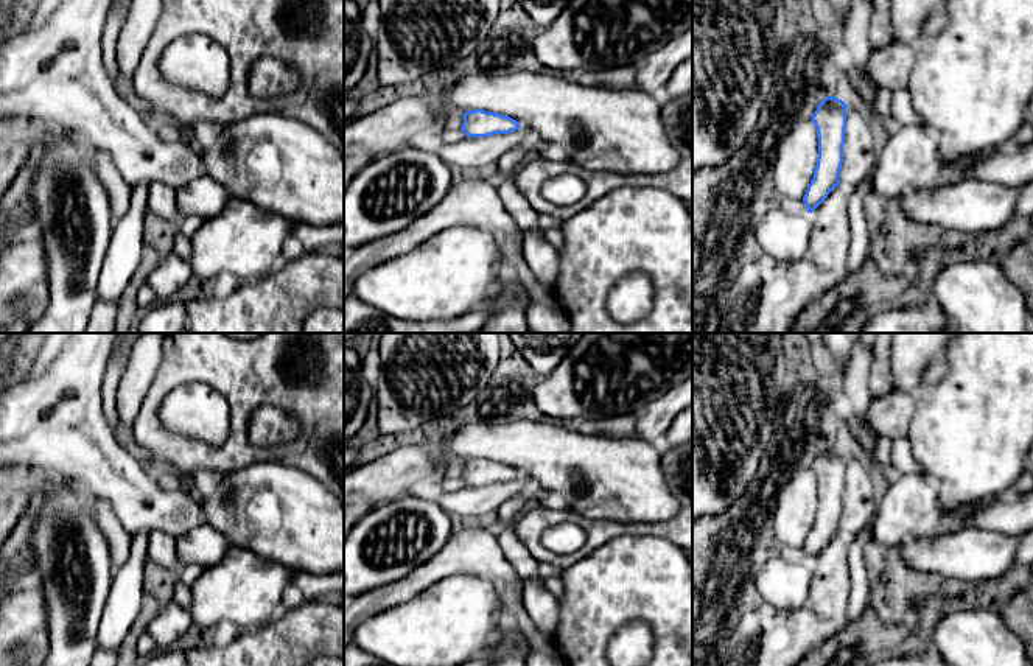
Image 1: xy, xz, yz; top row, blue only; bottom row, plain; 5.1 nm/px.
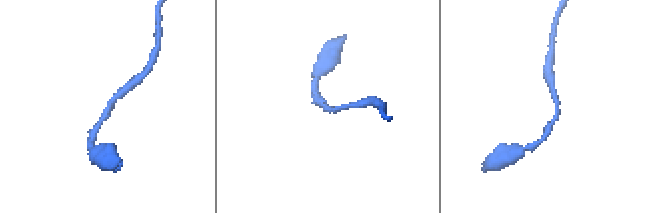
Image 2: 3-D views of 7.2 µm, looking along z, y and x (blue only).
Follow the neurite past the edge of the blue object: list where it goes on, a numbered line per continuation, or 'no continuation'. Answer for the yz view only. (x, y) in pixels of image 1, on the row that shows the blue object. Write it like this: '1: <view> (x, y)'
no continuation

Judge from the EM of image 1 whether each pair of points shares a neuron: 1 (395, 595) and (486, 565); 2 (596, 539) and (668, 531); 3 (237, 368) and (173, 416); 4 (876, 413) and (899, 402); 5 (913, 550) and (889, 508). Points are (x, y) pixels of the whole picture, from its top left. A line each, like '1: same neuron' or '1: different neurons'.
1: same neuron
2: same neuron
3: different neurons
4: same neuron
5: different neurons

